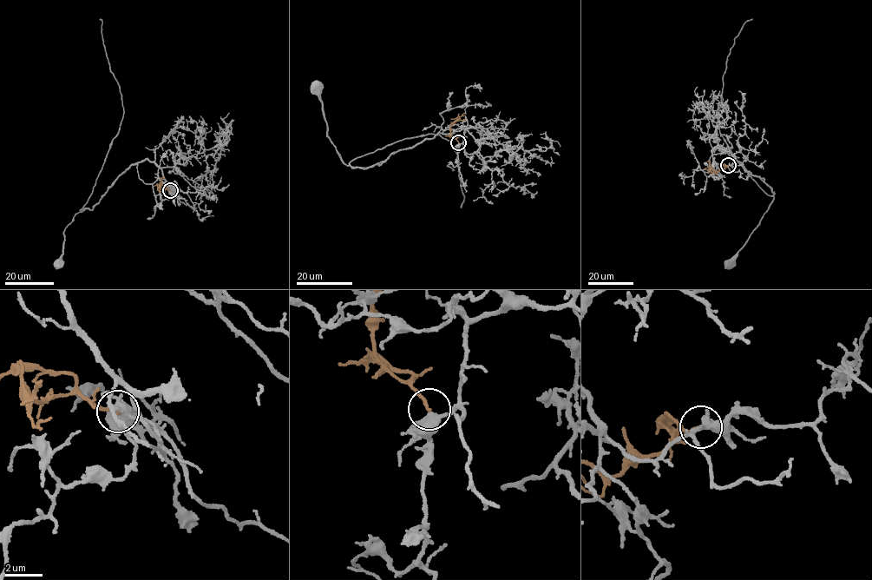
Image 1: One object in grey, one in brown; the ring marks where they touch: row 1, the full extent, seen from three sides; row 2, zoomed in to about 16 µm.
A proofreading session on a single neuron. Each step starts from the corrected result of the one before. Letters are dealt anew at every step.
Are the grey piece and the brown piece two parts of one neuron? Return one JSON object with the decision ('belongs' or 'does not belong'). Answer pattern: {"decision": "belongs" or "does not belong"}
{"decision": "does not belong"}

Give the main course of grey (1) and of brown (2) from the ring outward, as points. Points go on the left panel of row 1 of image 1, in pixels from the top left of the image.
1: (170, 190), (175, 194), (153, 162), (132, 164), (92, 209), (75, 215), (64, 229), (57, 263)
2: (170, 190), (159, 187), (159, 192), (164, 190), (166, 185)

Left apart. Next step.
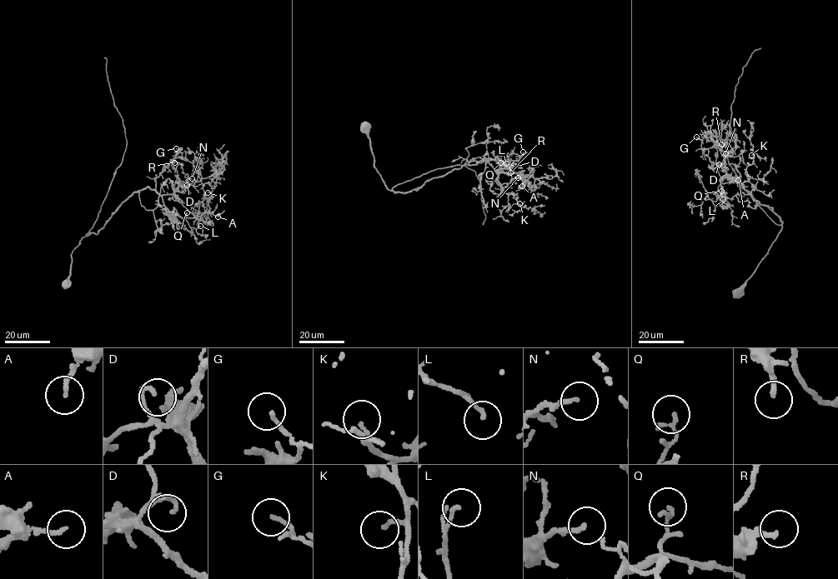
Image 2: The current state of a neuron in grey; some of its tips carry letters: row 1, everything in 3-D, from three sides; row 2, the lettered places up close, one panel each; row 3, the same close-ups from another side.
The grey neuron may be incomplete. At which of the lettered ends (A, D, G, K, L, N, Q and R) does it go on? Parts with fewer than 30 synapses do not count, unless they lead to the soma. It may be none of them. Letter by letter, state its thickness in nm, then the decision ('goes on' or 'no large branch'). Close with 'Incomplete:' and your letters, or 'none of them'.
A: calibre 150 nm; no large branch
D: calibre 160 nm; no large branch
G: calibre 140 nm; no large branch
K: calibre 140 nm; no large branch
L: calibre 140 nm; no large branch
N: calibre 170 nm; no large branch
Q: calibre 90 nm; no large branch
R: calibre 170 nm; goes on
Incomplete: R

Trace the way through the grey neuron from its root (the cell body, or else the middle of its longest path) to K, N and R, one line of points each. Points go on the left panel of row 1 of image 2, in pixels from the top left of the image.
K: (65, 283), (79, 240), (97, 233), (133, 192), (149, 187), (175, 195), (198, 214), (209, 209), (208, 192)
N: (65, 283), (79, 240), (97, 233), (133, 192), (149, 187), (181, 202), (173, 198), (173, 189), (192, 178)
R: (65, 283), (71, 272), (72, 252), (79, 240), (97, 233), (133, 192), (155, 189), (156, 178), (174, 162)

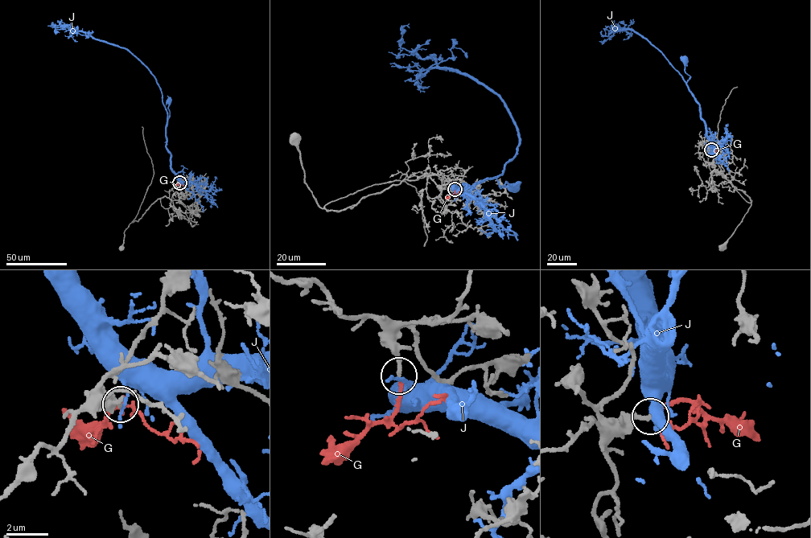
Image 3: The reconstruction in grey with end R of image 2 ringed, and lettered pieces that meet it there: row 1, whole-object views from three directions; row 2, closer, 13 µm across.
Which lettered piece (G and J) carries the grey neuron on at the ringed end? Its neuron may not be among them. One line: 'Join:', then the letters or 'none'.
Join: G

